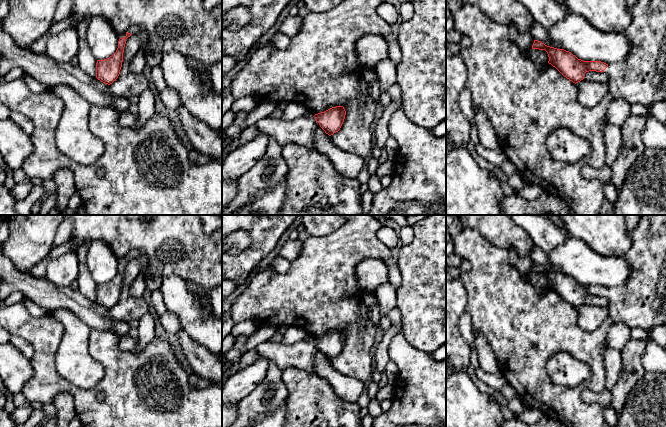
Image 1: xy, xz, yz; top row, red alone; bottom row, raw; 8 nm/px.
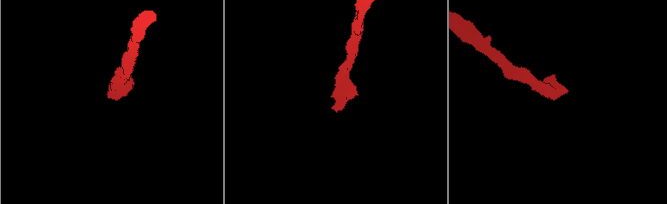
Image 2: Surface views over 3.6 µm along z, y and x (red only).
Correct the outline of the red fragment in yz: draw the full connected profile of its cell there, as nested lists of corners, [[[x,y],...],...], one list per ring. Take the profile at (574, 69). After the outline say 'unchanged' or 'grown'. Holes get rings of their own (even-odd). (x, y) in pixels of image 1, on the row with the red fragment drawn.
[[[637,0],[629,11],[632,21],[621,34],[631,42],[632,49],[623,61],[611,64],[583,61],[569,51],[547,46],[538,40],[534,40],[532,49],[545,50],[548,63],[573,83],[583,80],[586,72],[604,72],[609,77],[607,84],[613,99],[625,99],[630,104],[640,103],[650,108],[656,102],[666,101],[666,0]]] | grown

